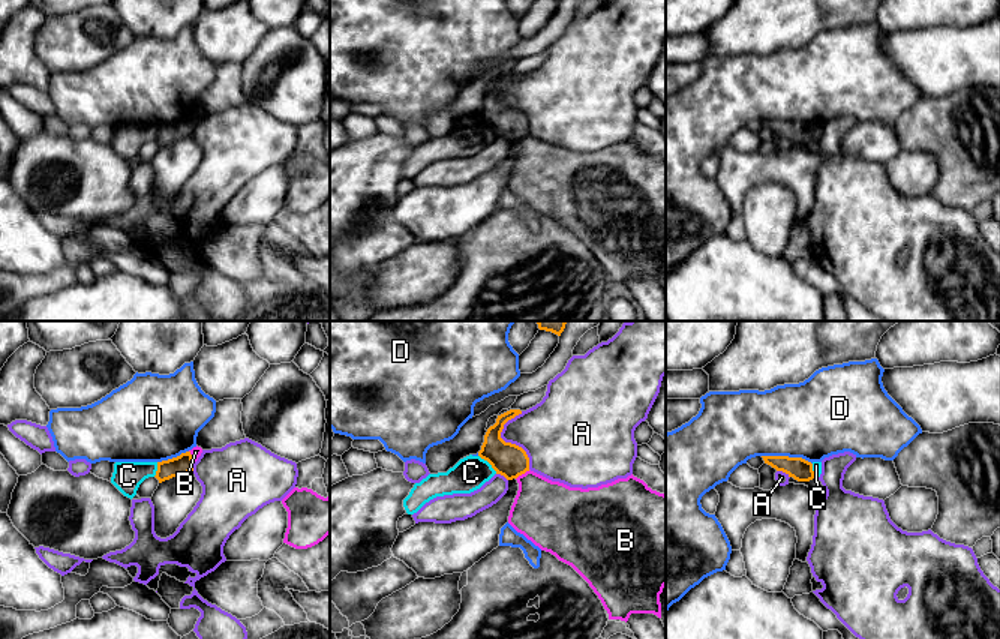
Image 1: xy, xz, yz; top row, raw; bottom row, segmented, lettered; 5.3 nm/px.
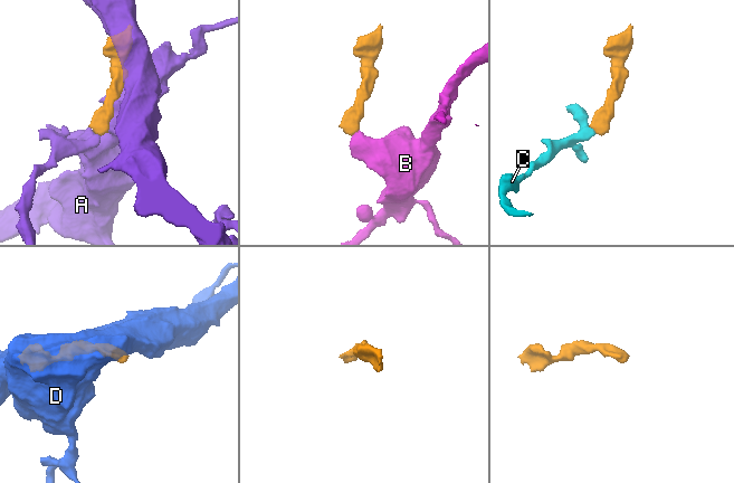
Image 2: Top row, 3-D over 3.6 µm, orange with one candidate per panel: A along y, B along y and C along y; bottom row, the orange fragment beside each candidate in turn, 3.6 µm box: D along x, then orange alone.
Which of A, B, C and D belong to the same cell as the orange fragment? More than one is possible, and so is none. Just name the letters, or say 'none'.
none

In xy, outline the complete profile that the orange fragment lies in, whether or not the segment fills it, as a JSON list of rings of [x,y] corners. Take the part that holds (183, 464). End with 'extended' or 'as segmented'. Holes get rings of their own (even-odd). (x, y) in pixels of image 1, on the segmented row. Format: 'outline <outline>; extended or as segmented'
outline [[[190,452],[181,453],[177,458],[157,462],[156,478],[159,483],[177,476],[183,476],[193,471],[193,459]]]; as segmented

